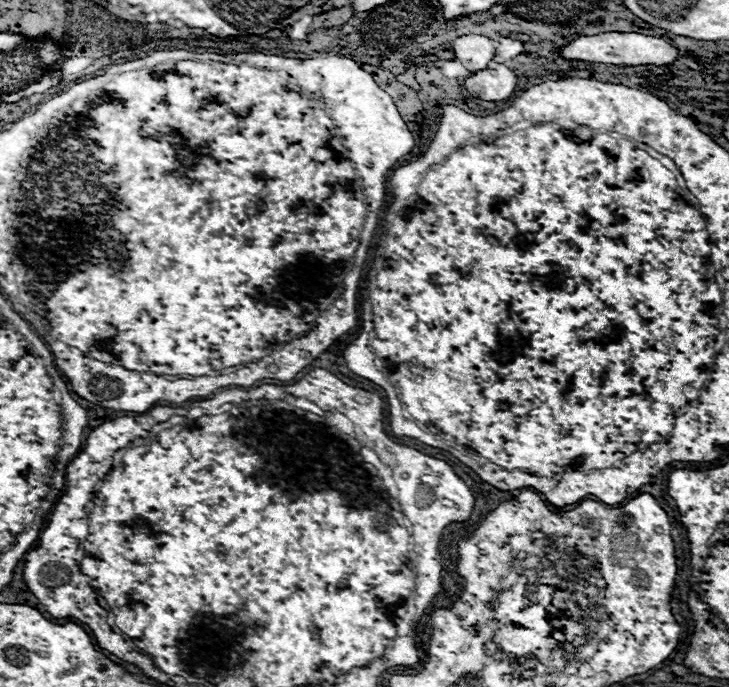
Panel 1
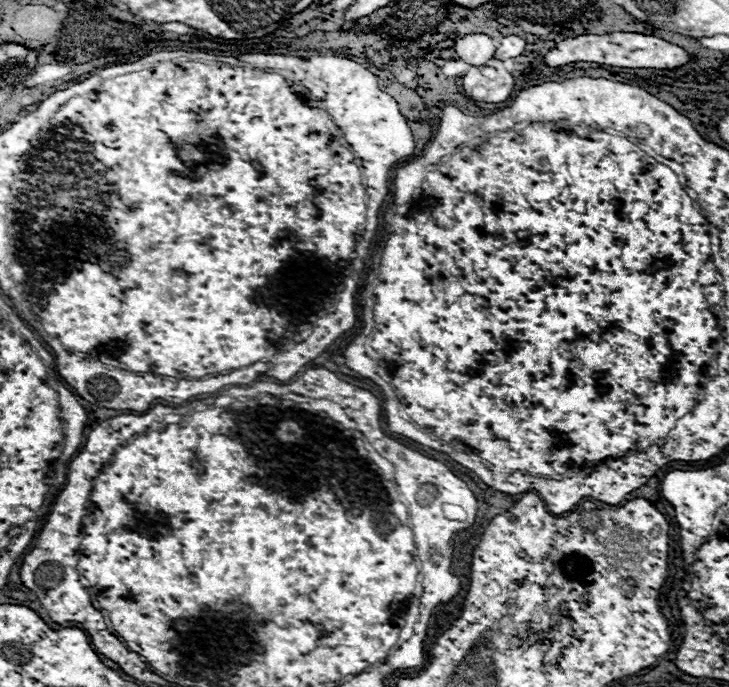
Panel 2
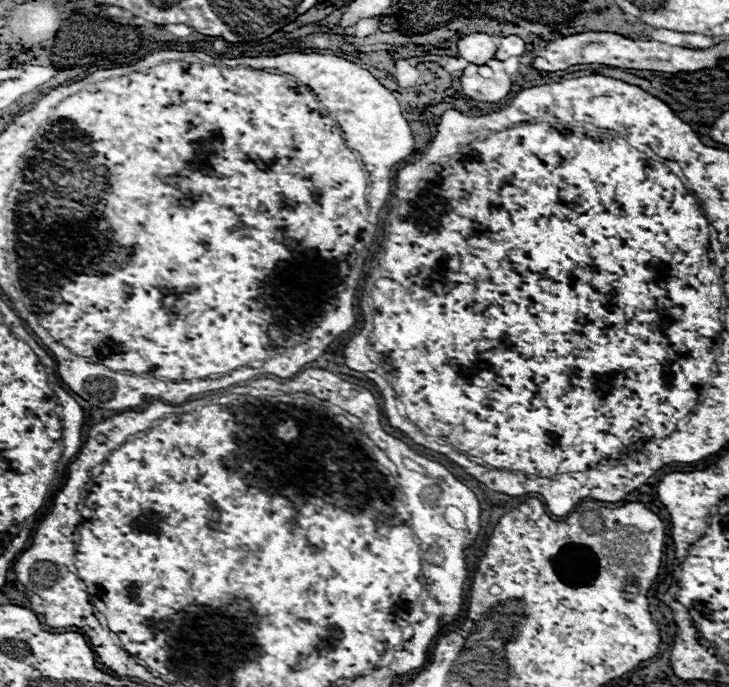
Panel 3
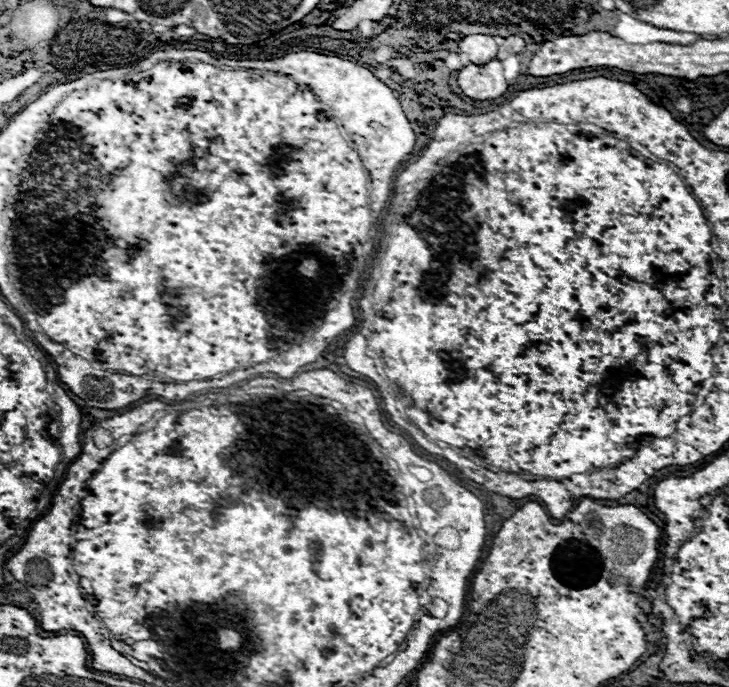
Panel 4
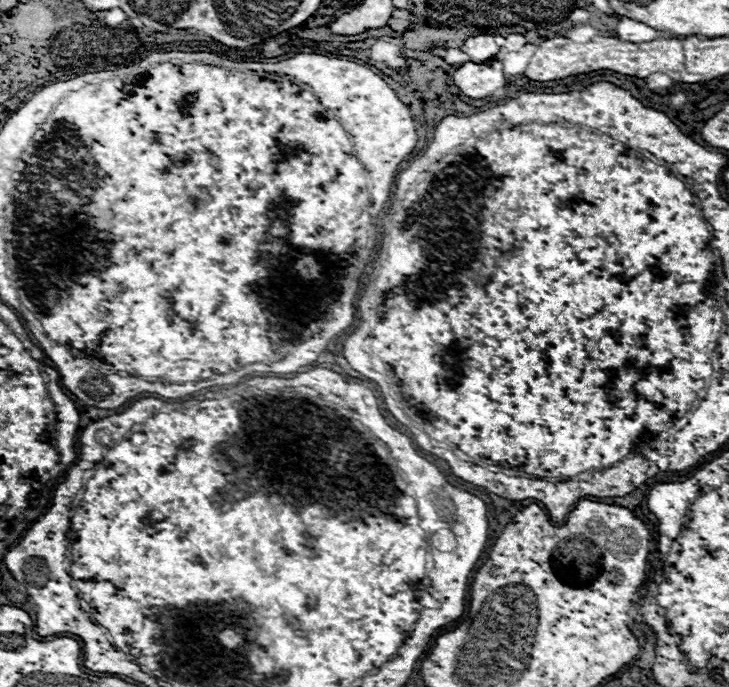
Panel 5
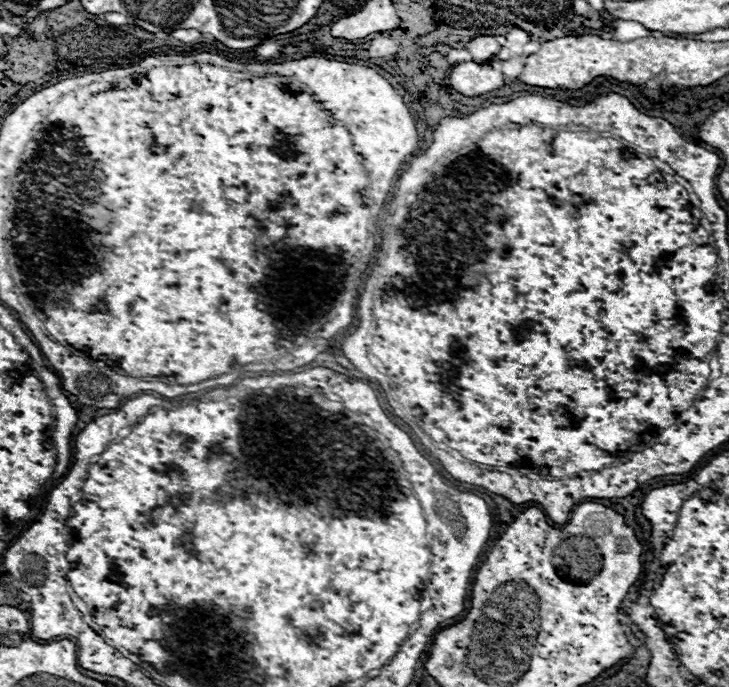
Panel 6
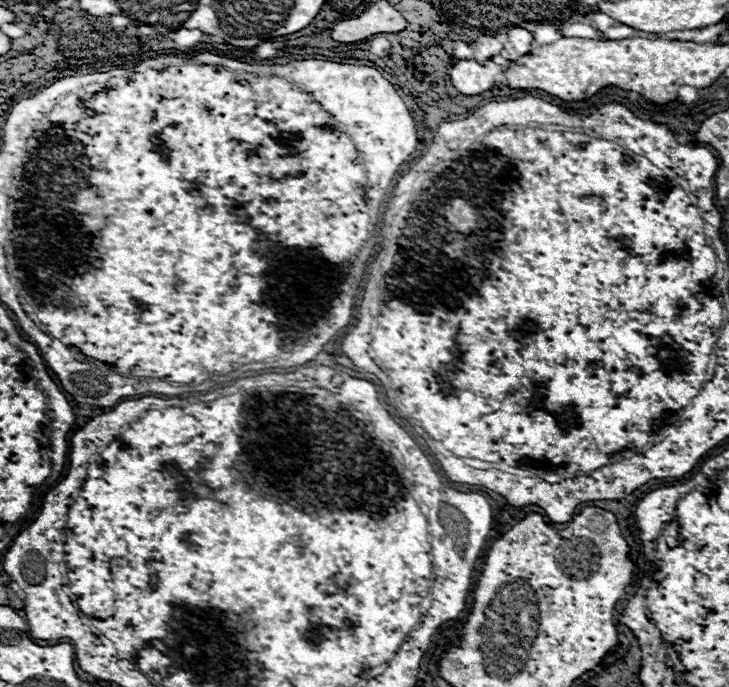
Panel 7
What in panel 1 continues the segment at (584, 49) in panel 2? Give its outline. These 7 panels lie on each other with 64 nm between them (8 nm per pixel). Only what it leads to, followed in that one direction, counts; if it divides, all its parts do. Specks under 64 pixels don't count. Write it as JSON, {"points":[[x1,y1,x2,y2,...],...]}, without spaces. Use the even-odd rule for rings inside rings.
{"points":[[604,32,594,36,580,36,574,42,570,42,562,52,564,58,570,60,586,60,586,62,602,62,602,64,618,64,618,66,638,66,638,64,672,64,678,56,678,50,672,48,668,42,654,38,654,36,642,36,636,32]]}

